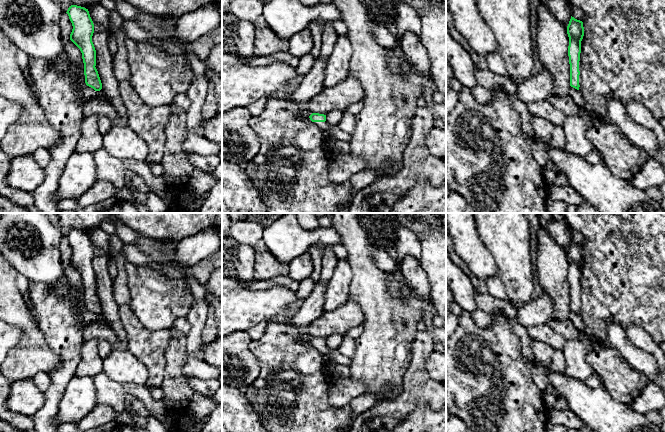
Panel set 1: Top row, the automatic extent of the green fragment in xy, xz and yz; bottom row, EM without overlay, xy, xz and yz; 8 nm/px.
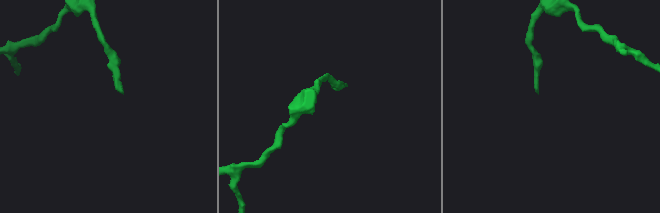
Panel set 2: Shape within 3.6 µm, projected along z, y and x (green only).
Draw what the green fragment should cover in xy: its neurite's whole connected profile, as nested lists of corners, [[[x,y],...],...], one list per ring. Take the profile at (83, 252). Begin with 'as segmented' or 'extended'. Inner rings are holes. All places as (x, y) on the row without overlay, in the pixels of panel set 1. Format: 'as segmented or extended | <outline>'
as segmented | [[[71,229],[67,236],[73,253],[70,264],[80,273],[84,287],[85,307],[95,315],[102,313],[102,307],[96,293],[96,274],[92,266],[94,248],[88,233]]]

